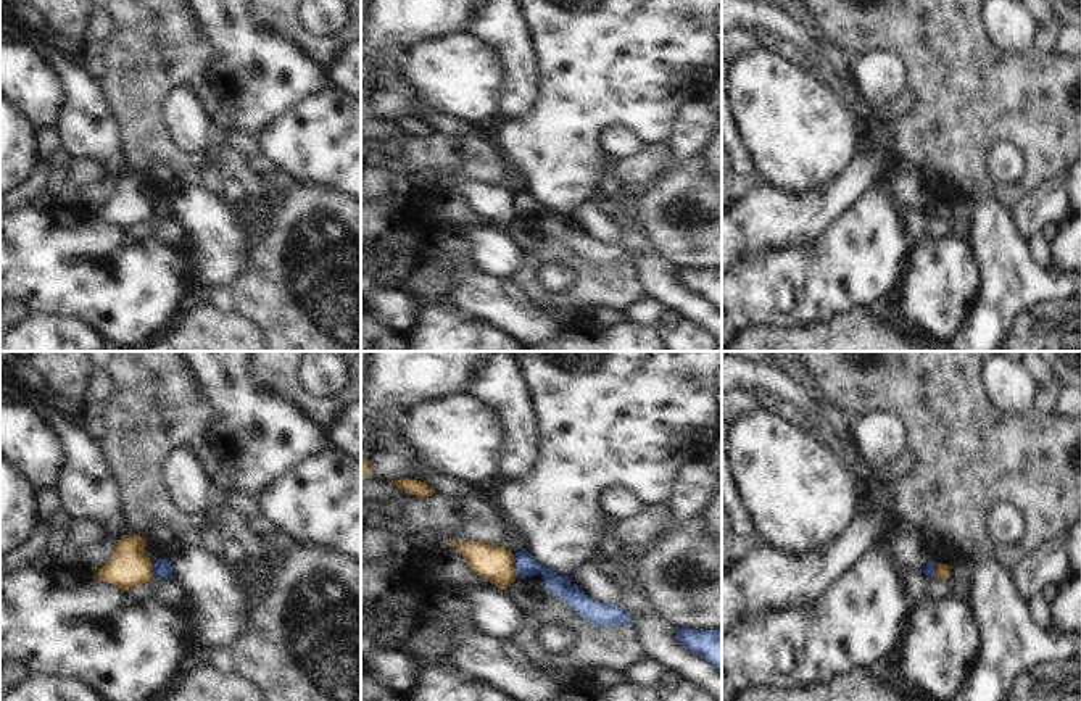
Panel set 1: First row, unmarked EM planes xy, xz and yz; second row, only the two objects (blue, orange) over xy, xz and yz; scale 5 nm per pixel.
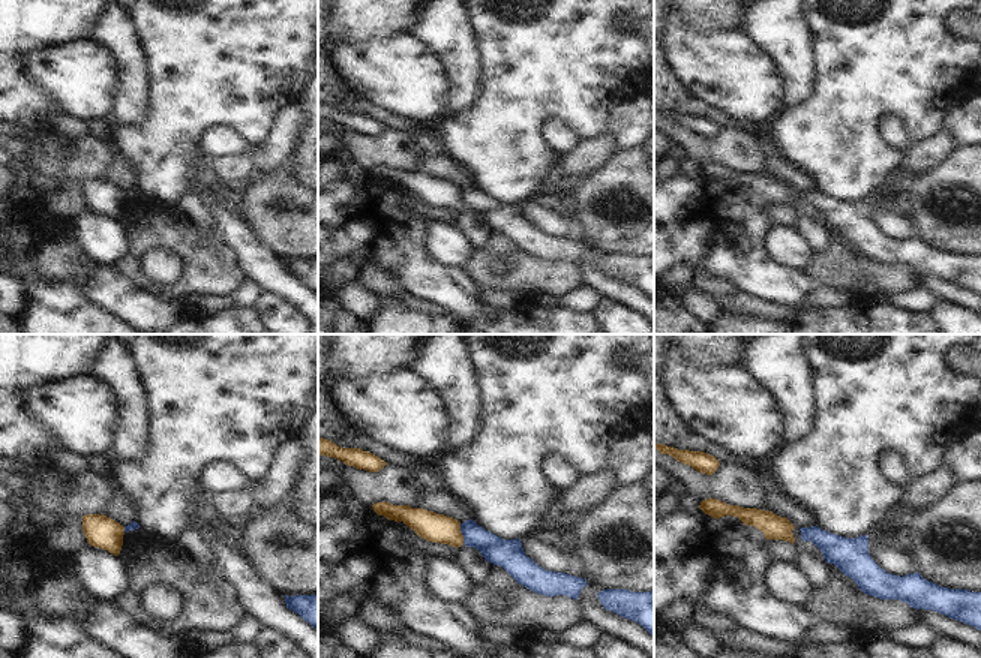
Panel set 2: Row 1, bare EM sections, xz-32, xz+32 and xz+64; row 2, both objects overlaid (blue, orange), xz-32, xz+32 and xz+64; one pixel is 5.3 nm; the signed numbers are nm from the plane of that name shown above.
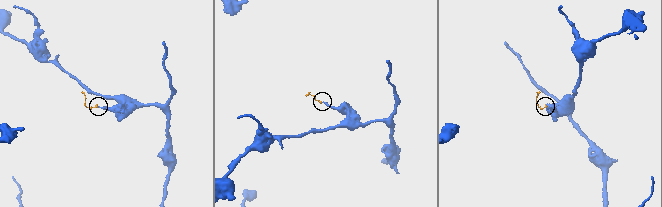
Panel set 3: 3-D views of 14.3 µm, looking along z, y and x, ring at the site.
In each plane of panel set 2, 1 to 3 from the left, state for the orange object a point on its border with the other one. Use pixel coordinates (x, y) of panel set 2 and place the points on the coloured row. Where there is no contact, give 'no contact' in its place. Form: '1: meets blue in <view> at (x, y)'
1: meets blue in xz-32 at (125, 529)
2: meets blue in xz+32 at (462, 534)
3: no contact

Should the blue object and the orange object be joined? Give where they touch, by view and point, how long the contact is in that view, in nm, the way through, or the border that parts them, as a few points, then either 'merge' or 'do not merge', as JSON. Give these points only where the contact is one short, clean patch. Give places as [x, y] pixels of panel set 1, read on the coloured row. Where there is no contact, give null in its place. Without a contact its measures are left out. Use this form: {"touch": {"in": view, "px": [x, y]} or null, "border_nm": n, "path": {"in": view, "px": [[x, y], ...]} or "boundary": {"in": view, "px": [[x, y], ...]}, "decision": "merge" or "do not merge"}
{"touch": {"in": "xz", "px": [514, 566]}, "border_nm": 110, "boundary": {"in": "xz", "px": [[513, 555], [517, 576]]}, "decision": "do not merge"}

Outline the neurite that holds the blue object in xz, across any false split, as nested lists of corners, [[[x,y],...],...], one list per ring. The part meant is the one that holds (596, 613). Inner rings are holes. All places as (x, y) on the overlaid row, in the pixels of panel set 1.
[[[525,548],[514,554],[514,567],[519,579],[541,574],[545,588],[553,596],[562,598],[574,612],[599,628],[617,628],[619,624],[633,627],[632,617],[619,604],[606,606],[588,598],[583,590],[570,585],[574,582],[570,575],[562,577],[540,566]]]

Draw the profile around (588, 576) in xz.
[[[585,561],[570,572],[575,585],[585,591],[585,595],[606,606],[619,604],[622,599],[620,590],[614,585],[611,577],[598,566],[596,561]]]

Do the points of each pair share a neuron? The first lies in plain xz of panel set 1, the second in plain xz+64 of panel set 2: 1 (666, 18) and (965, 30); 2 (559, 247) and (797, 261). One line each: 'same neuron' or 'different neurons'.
1: different neurons
2: different neurons

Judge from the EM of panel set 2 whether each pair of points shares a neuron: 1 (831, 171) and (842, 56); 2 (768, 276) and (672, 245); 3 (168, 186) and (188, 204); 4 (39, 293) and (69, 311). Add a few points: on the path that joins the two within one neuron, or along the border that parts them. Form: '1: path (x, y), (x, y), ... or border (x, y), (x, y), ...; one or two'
1: path (837, 143), (840, 84); one
2: path (744, 261), (732, 249), (696, 245); one
3: border (188, 191), (174, 204); two
4: path (47, 300), (57, 311), (62, 311); one

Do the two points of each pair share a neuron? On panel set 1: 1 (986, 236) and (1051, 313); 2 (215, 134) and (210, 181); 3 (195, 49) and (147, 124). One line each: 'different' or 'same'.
1: same
2: same
3: same

